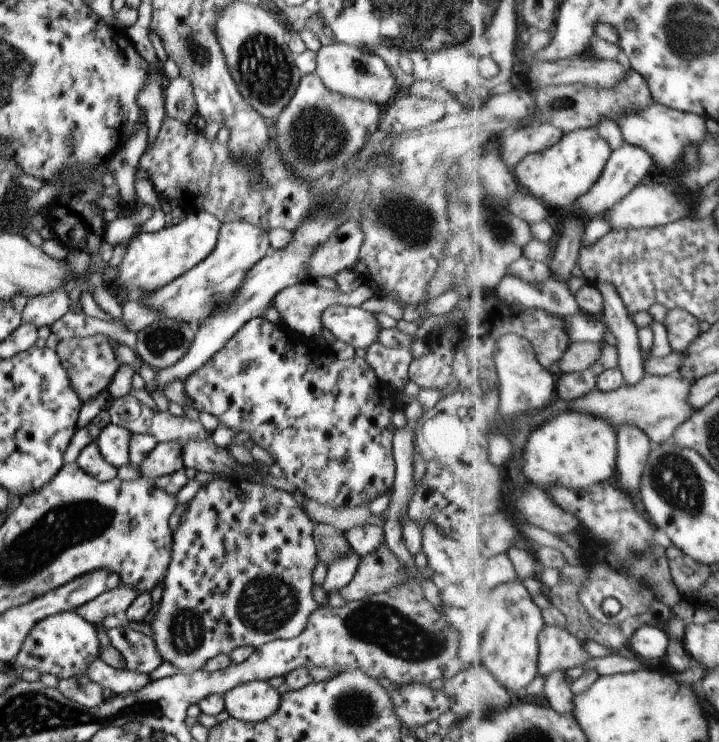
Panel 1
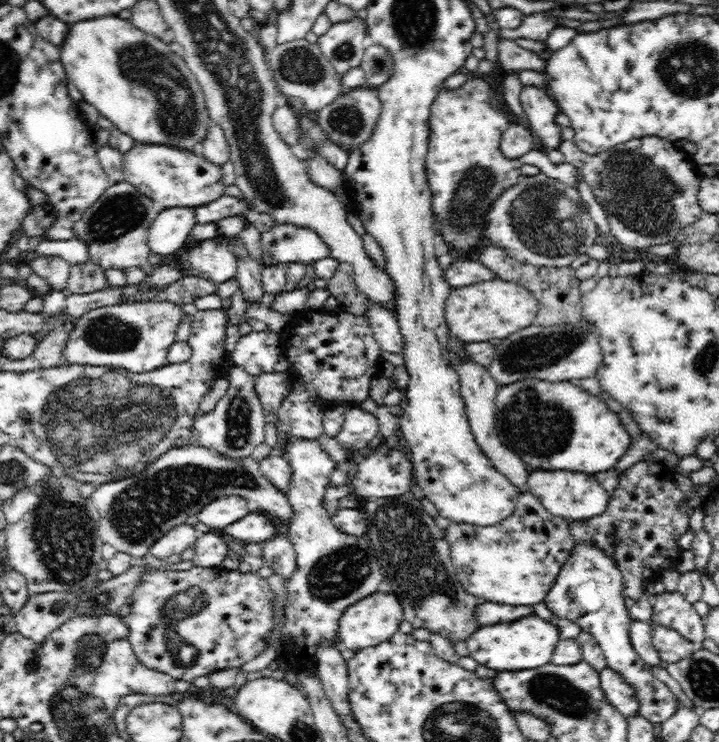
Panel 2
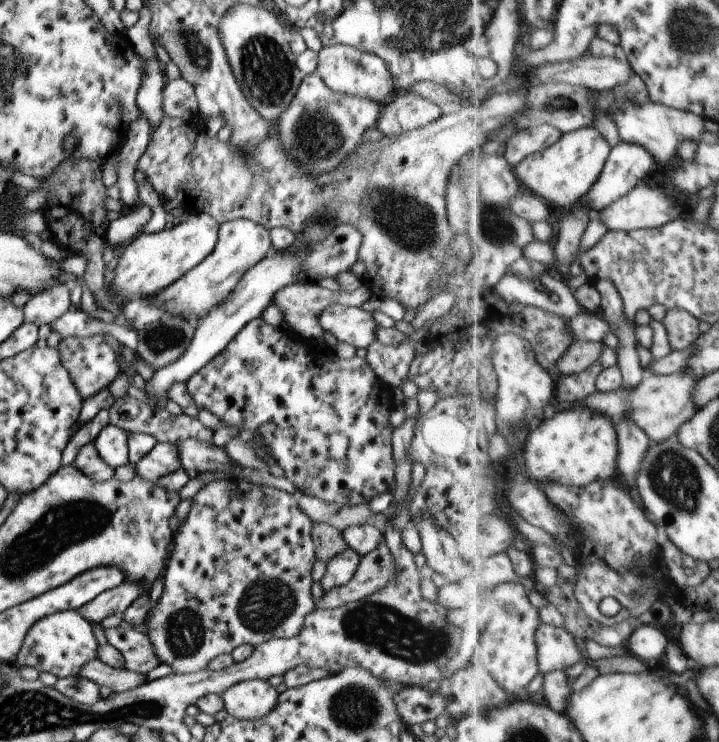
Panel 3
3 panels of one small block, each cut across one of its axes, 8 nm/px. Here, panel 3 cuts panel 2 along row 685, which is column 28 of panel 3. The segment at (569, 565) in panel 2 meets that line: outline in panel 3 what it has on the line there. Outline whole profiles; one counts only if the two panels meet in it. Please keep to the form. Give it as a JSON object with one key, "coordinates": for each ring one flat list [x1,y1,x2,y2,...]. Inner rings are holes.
{"coordinates":[[76,610,56,612,33,623,21,643,13,664,18,673,25,666,34,668,38,673,53,674,57,679,78,676,81,666,95,659,97,645,90,622]]}

